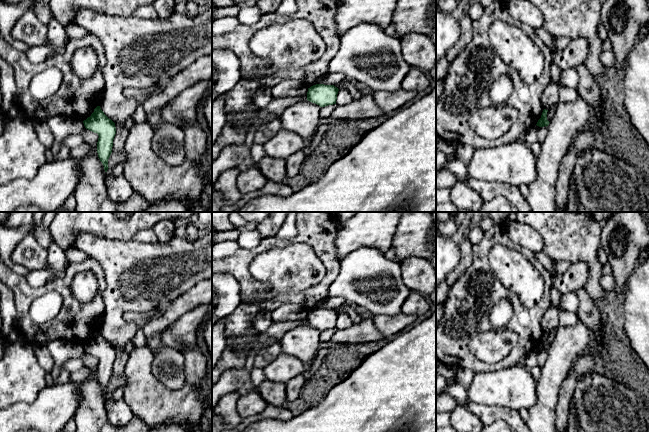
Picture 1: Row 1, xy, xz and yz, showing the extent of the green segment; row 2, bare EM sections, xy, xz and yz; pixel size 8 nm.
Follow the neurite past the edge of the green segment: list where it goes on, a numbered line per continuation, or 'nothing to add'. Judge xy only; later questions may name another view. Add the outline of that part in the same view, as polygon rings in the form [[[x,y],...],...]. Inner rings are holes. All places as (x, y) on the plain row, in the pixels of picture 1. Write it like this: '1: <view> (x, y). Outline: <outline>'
nothing to add

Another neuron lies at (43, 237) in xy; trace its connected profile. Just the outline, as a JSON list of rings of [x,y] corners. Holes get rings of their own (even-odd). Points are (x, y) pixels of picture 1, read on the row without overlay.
[[[33,227],[33,229],[29,232],[29,235],[31,235],[37,243],[45,249],[48,249],[50,244],[54,241],[49,229]]]

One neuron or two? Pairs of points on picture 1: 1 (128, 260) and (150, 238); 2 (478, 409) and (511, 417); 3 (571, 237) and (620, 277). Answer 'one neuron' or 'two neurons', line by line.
1: two neurons
2: one neuron
3: two neurons

